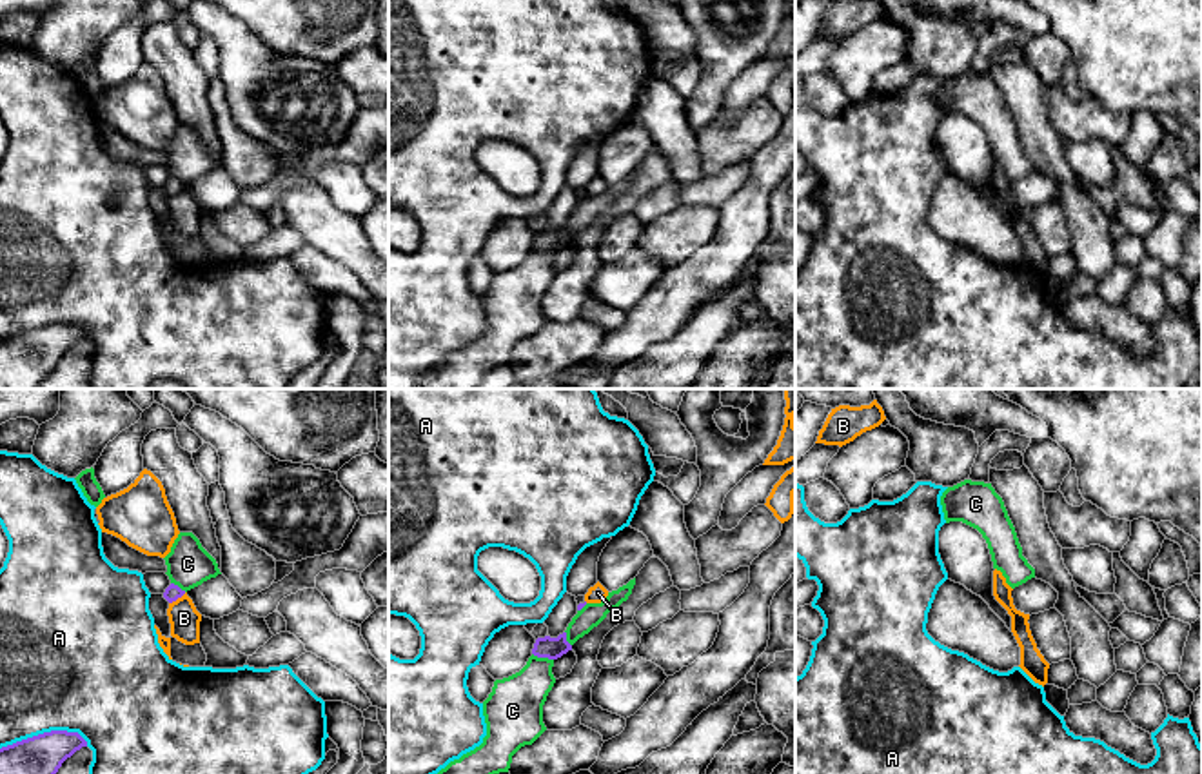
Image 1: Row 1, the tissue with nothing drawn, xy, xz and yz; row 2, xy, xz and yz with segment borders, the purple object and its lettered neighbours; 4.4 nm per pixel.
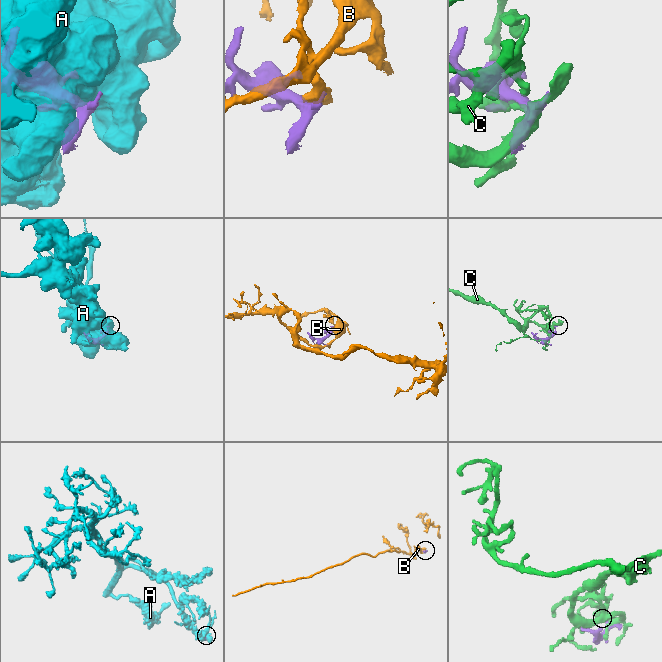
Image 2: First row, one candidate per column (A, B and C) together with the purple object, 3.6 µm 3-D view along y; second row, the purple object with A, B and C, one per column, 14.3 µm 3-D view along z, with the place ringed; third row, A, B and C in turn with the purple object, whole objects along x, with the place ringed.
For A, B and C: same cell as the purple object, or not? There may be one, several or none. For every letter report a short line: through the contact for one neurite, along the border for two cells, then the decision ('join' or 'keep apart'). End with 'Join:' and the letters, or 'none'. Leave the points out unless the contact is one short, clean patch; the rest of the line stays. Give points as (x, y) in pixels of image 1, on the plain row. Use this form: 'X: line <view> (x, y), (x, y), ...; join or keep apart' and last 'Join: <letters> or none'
A: keep apart
B: keep apart
C: keep apart
Join: none

